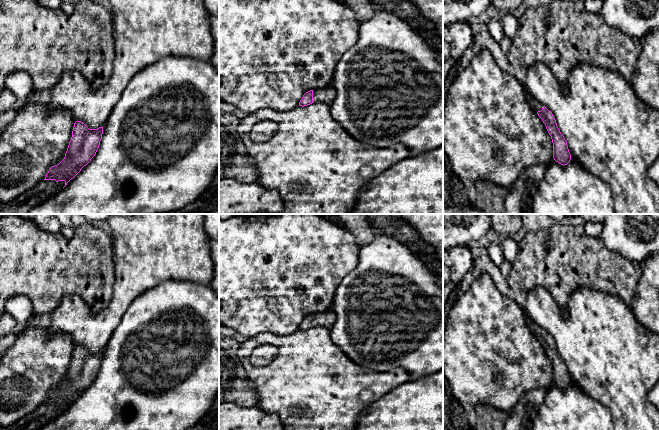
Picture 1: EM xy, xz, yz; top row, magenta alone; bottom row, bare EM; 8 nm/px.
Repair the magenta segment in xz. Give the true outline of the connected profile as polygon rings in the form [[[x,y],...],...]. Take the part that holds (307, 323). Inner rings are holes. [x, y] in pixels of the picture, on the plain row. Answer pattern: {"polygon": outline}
{"polygon": [[[330,309],[306,316],[299,326],[299,330],[307,330],[314,326],[324,326],[330,328],[336,320],[335,313]]]}

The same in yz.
{"polygon": [[[523,309],[523,311],[525,312],[528,327],[533,332],[533,334],[538,338],[538,340],[542,343],[549,359],[551,360],[553,367],[554,384],[563,390],[567,389],[571,384],[571,378],[568,373],[567,365],[561,358],[552,336],[549,335],[542,327],[536,324],[528,316],[525,309]]]}

